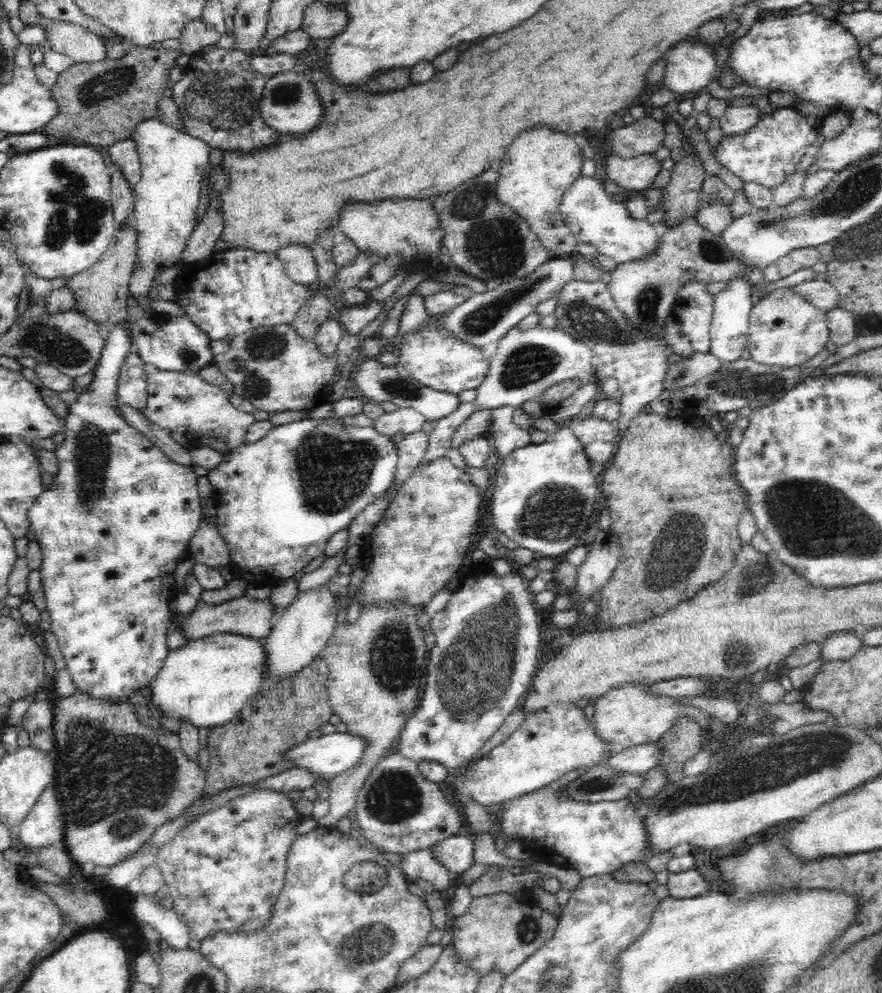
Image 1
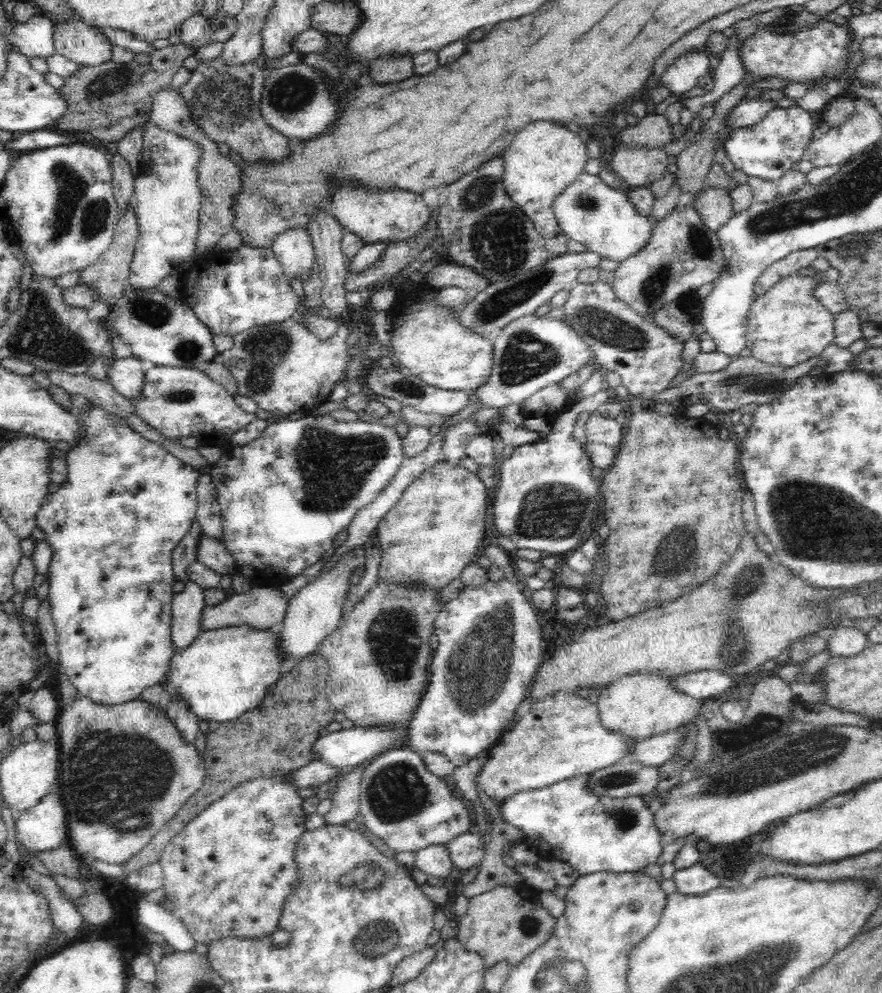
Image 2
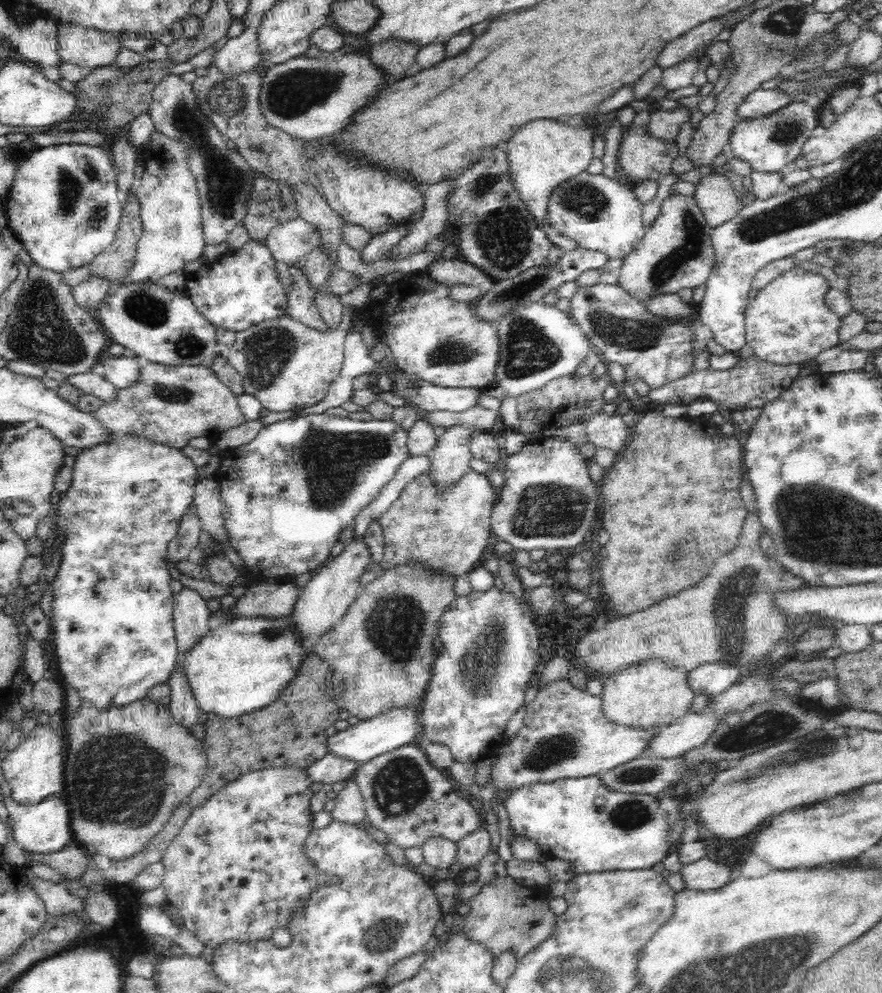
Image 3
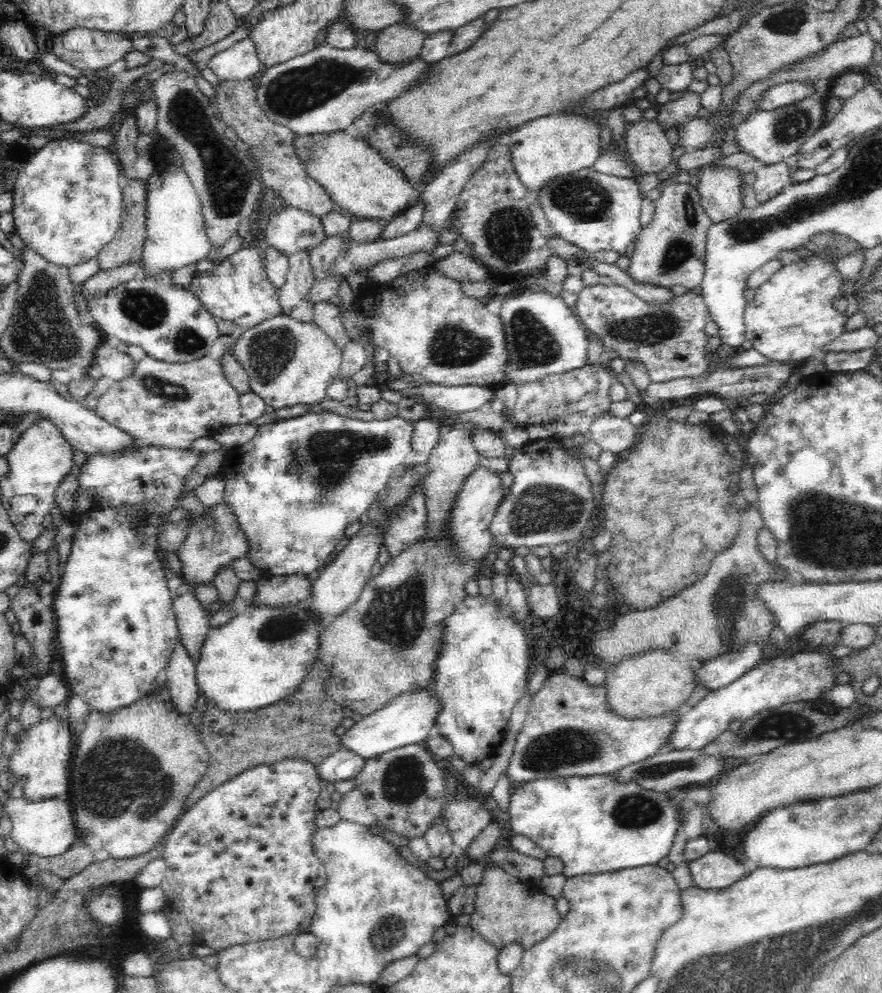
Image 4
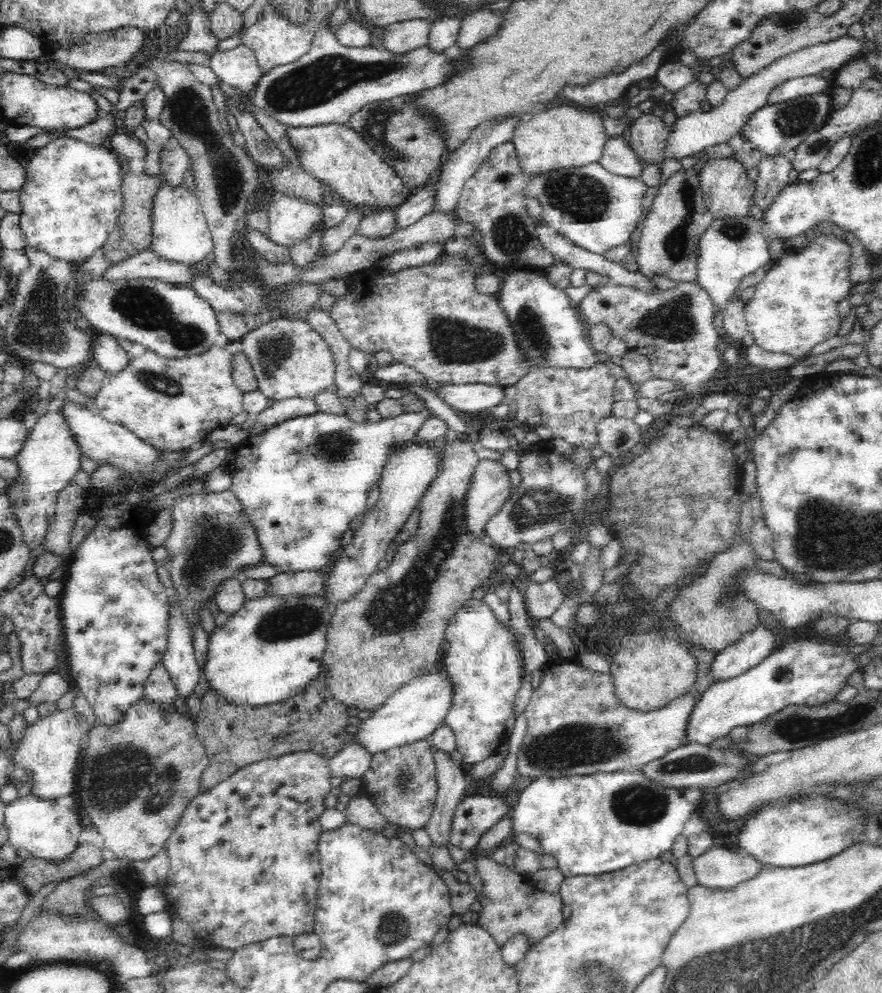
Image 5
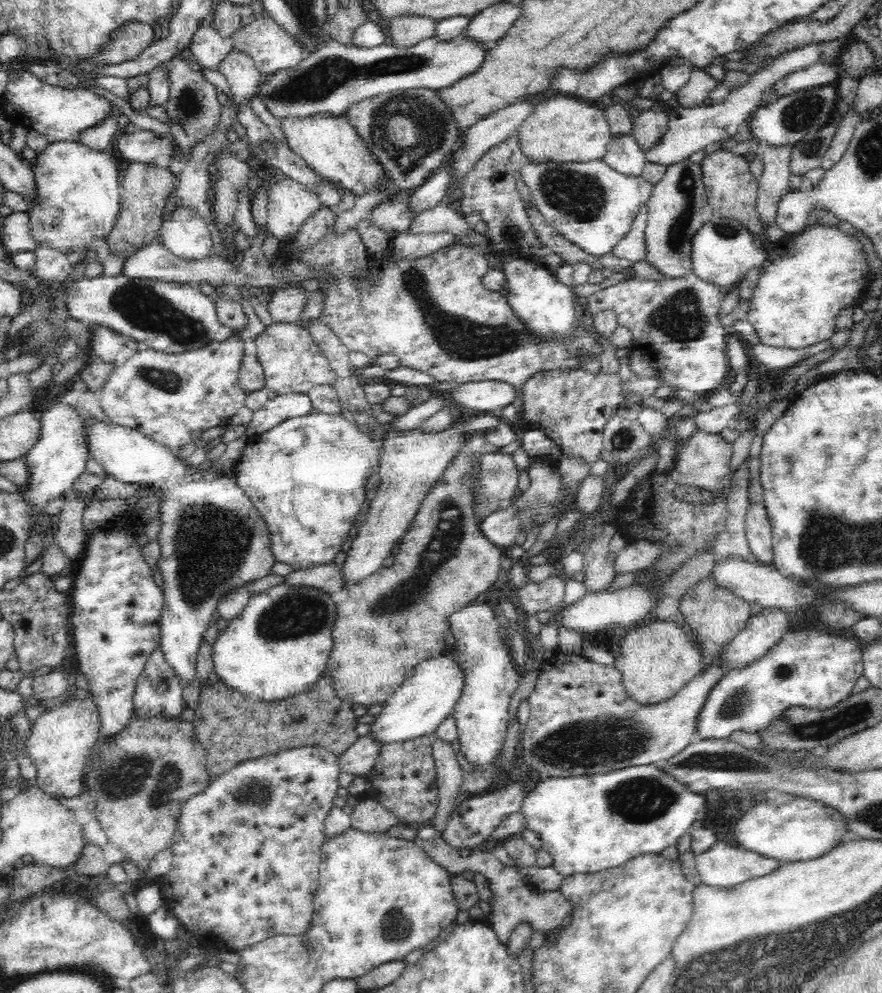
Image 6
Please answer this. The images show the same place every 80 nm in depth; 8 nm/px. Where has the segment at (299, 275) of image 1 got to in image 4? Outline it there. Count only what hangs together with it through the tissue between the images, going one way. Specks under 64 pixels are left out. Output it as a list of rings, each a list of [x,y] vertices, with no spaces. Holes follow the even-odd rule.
[[[282,203],[269,218],[265,238],[272,248],[289,257],[320,244],[326,236],[322,225],[317,214]]]

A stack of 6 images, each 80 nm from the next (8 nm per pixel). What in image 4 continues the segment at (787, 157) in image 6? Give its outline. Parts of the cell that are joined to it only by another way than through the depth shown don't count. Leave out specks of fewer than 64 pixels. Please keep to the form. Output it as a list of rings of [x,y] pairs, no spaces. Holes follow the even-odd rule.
[[[785,162],[762,164],[756,166],[754,172],[756,180],[752,186],[760,203],[778,196],[784,188],[793,183]]]

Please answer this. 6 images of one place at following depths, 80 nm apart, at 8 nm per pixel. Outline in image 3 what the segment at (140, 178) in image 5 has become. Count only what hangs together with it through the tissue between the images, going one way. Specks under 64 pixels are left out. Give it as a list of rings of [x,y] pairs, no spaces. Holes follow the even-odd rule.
[[[135,191],[128,194],[128,200],[124,206],[123,216],[112,244],[89,264],[89,273],[92,276],[117,280],[114,287],[130,282],[129,272],[135,263],[137,242],[143,233],[140,217],[141,204]]]

